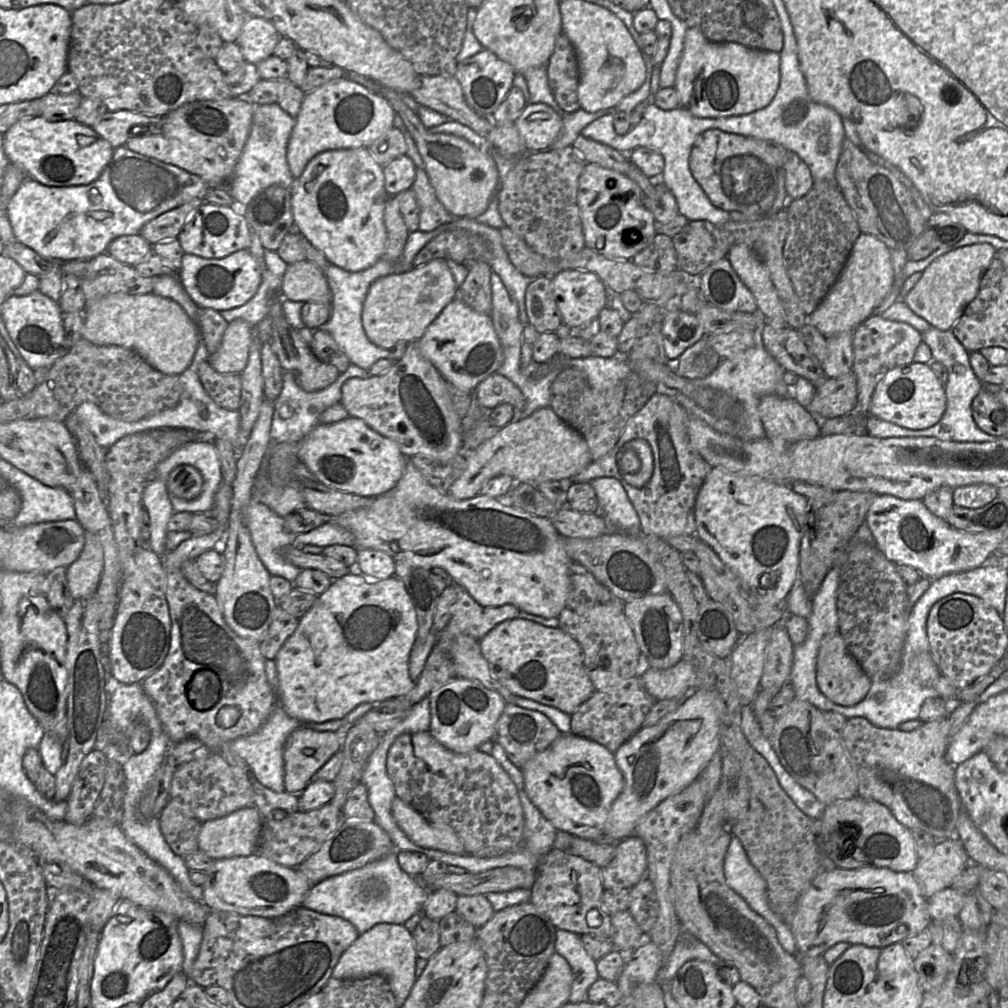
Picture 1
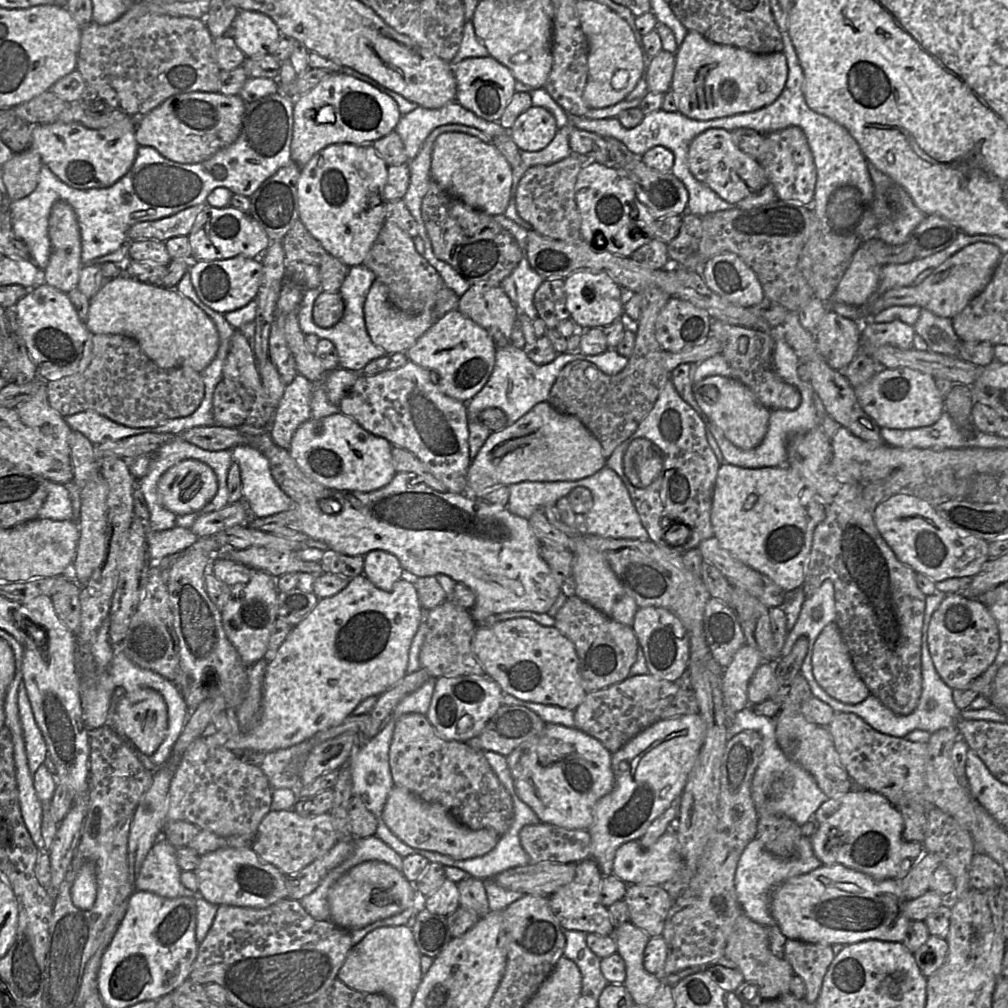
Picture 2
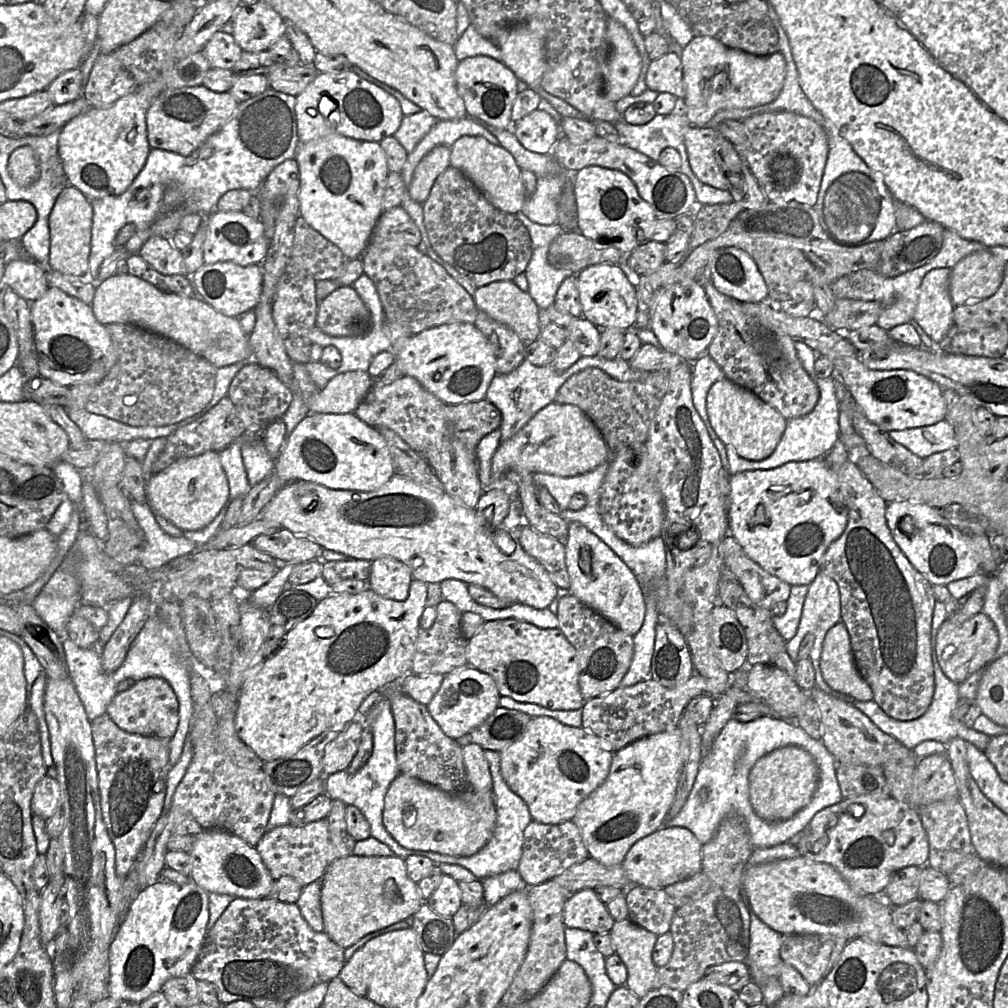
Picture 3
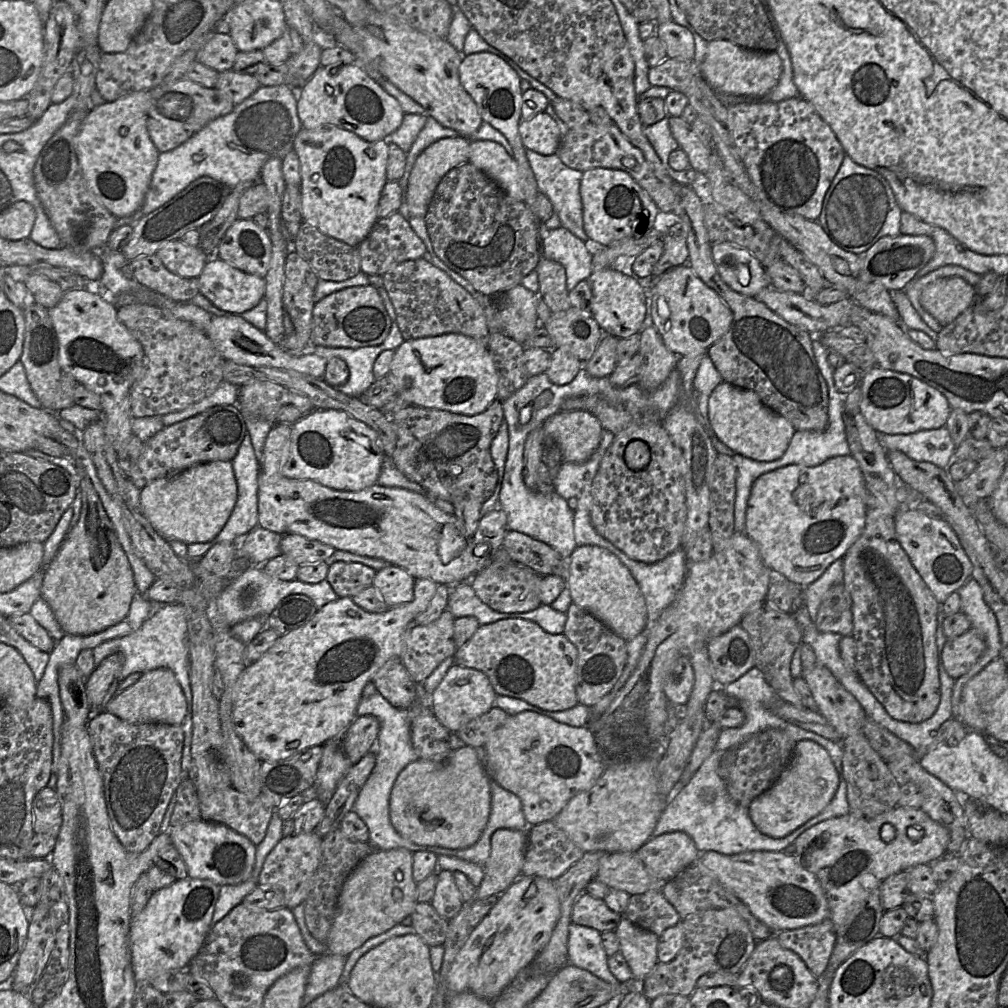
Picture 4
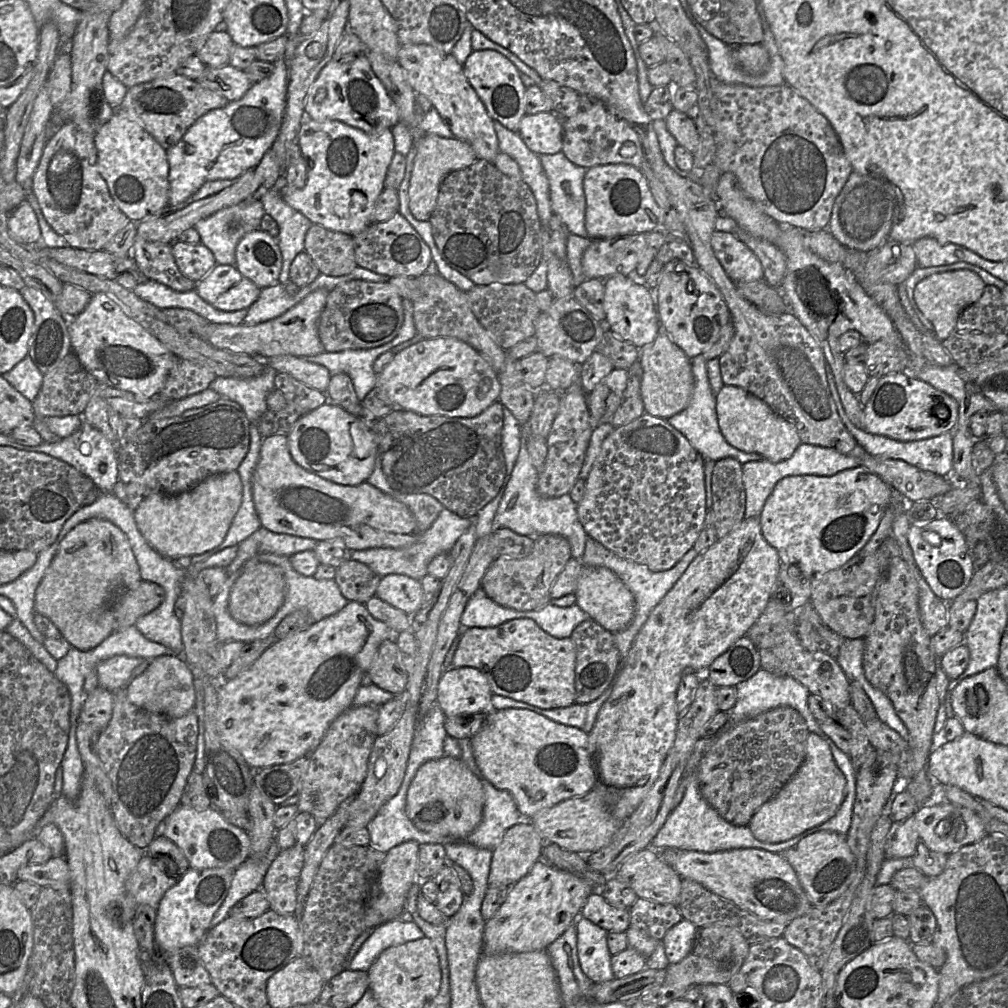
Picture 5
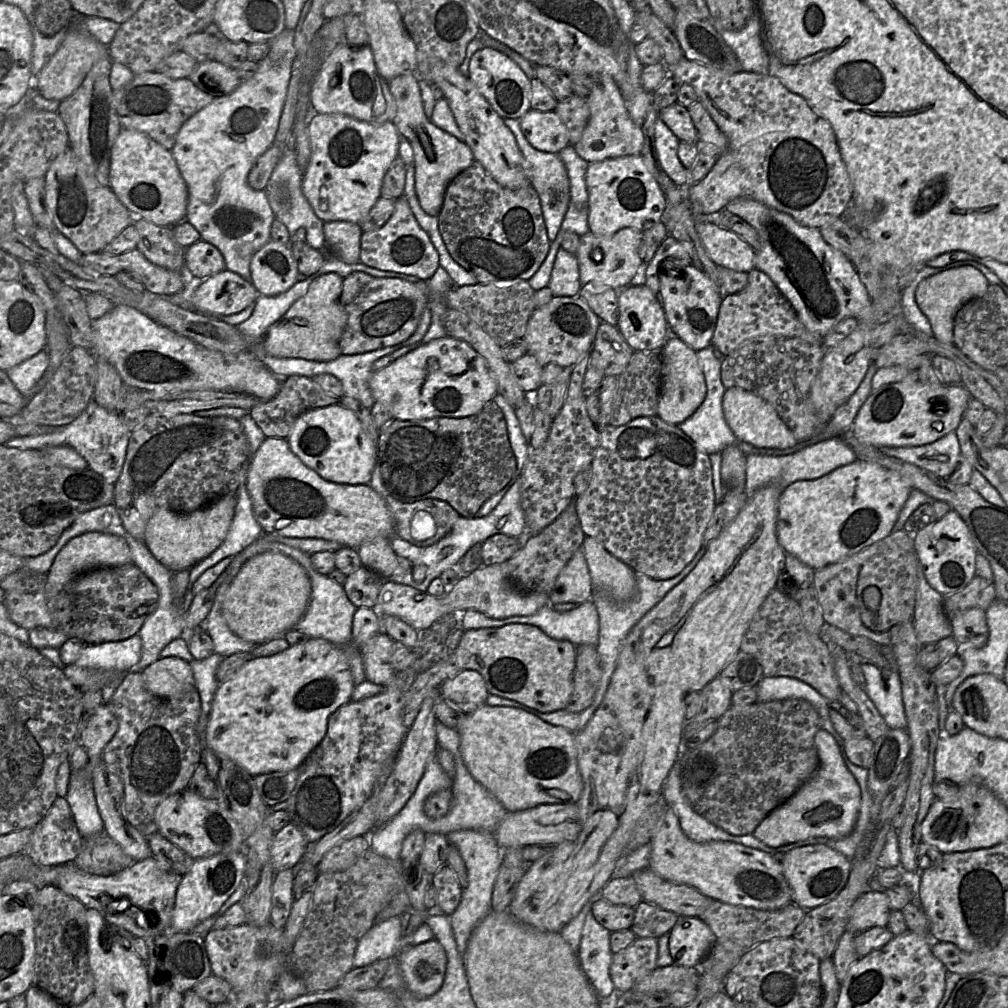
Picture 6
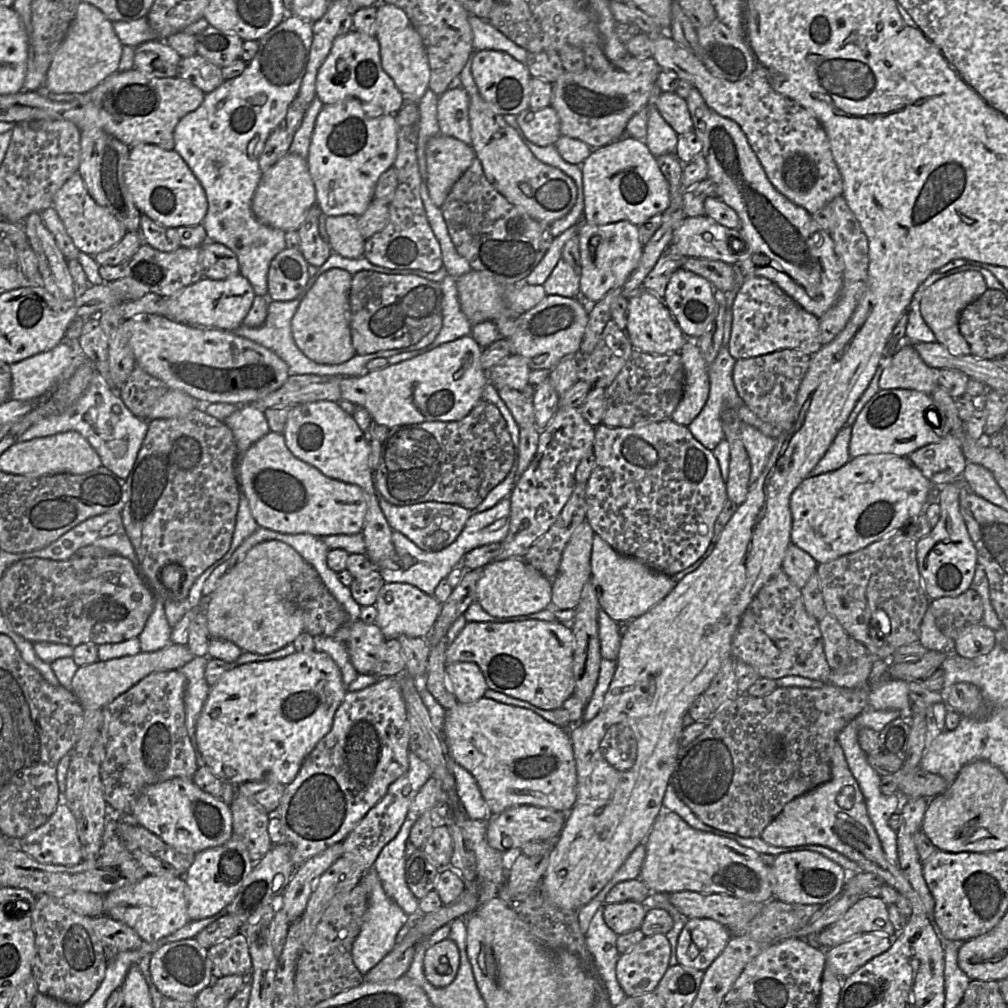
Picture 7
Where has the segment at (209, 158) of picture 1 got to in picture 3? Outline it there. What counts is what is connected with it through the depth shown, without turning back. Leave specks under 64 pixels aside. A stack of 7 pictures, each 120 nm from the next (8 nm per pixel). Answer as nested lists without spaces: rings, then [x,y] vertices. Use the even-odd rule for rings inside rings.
[[[205,86],[166,89],[146,112],[147,140],[152,148],[190,155],[209,136],[222,128],[239,102],[228,92],[217,93]]]

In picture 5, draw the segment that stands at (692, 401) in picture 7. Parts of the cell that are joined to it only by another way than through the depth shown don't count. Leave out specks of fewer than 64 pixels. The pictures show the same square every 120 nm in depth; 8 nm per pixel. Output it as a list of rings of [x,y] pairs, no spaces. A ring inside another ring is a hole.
[[[663,327],[659,328],[659,333],[652,343],[640,348],[639,362],[643,371],[640,390],[645,412],[667,420],[684,410],[694,389],[690,359],[671,340]]]

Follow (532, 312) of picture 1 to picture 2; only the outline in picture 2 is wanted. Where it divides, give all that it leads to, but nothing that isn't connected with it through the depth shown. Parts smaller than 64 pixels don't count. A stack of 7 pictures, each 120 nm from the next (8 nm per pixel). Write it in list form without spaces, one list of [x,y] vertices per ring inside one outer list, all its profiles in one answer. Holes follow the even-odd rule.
[[[545,279],[535,292],[533,303],[547,329],[556,328],[560,321],[570,318],[564,280]]]

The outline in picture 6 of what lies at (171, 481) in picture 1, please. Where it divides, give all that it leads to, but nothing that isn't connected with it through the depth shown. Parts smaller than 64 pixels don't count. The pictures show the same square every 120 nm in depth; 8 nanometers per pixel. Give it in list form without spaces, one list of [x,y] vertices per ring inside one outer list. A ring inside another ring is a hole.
[[[225,494],[190,513],[160,509],[147,522],[144,542],[154,557],[172,572],[189,569],[222,544],[231,525],[236,505],[237,495]]]

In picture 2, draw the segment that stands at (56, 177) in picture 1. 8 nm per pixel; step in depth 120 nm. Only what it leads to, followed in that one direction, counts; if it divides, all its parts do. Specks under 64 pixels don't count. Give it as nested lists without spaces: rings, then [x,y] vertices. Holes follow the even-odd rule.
[[[126,117],[101,129],[90,129],[79,123],[55,121],[37,124],[32,129],[31,148],[61,181],[78,189],[107,188],[122,178],[132,167],[139,145],[136,122]]]

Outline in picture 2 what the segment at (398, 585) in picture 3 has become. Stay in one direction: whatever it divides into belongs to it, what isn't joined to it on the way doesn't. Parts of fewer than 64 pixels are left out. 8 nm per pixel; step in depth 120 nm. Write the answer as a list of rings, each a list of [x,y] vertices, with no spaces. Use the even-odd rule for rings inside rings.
[[[373,550],[364,555],[363,574],[377,588],[391,591],[405,573],[396,556],[383,550]]]

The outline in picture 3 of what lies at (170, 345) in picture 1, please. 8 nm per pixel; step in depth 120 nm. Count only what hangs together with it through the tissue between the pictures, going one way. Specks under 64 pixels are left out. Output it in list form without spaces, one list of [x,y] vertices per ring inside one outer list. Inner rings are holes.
[[[129,273],[110,276],[96,287],[91,305],[96,319],[101,324],[126,323],[142,327],[181,344],[217,368],[253,360],[249,335],[243,331],[237,317],[224,315],[211,305],[198,301],[194,297],[164,292],[138,276]]]

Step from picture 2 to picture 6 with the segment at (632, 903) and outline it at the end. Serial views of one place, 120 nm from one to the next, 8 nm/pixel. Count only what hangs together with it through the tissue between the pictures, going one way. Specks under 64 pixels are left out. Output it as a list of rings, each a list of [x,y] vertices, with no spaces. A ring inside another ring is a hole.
[[[641,900],[634,908],[634,918],[630,927],[636,937],[659,938],[669,933],[679,916],[654,904]]]

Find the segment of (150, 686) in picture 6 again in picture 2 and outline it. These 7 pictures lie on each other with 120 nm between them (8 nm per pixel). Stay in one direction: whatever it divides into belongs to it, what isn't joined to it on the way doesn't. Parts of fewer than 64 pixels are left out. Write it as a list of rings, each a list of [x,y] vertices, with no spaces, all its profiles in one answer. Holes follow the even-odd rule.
[[[138,688],[118,700],[112,714],[112,725],[139,752],[151,756],[165,738],[167,718],[167,707],[161,694],[152,688]]]

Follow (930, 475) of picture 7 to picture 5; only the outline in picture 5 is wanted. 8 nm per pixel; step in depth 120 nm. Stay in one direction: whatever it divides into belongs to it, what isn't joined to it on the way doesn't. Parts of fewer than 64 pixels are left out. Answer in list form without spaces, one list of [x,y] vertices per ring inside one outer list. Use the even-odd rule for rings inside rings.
[[[836,385],[829,387],[838,414],[843,424],[850,432],[850,434],[855,438],[856,442],[860,446],[862,446],[866,450],[866,452],[869,453],[870,455],[879,458],[891,458],[895,460],[903,460],[906,463],[920,470],[933,472],[940,476],[945,476],[953,467],[953,437],[951,433],[946,432],[935,437],[922,439],[922,440],[915,440],[915,441],[898,441],[885,436],[868,433],[865,430],[856,427],[849,420],[842,405]]]

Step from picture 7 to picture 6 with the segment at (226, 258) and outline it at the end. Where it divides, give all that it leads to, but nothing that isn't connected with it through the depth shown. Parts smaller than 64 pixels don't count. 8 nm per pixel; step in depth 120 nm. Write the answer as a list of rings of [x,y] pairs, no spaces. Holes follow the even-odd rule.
[[[202,239],[185,248],[185,266],[193,276],[201,279],[207,279],[226,269],[220,250]]]

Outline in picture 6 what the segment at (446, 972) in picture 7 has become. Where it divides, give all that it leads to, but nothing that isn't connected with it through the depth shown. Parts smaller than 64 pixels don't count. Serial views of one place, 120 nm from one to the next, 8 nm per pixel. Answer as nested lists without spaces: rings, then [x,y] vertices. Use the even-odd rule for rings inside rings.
[[[435,939],[408,946],[394,960],[399,966],[406,988],[417,998],[435,994],[442,986],[447,956]]]

